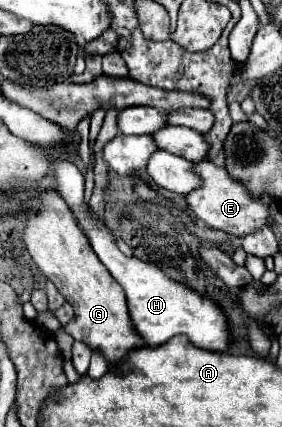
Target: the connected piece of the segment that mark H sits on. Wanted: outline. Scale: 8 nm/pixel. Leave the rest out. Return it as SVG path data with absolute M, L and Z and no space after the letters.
M56 156L52 160L52 174L56 180L58 194L64 198L64 202L74 212L80 228L84 230L84 234L92 246L92 250L96 252L100 262L108 268L112 278L124 288L132 326L134 326L136 334L144 340L144 344L146 346L160 346L160 344L168 342L172 336L184 334L198 348L214 350L214 352L226 350L230 338L228 338L226 316L220 310L220 306L208 298L202 298L192 288L178 284L178 282L172 282L158 266L146 264L134 256L132 258L124 256L116 244L112 230L106 226L104 220L98 218L98 214L92 212L90 204L84 200L84 174L80 172L80 168L72 160L68 160L64 156Z

